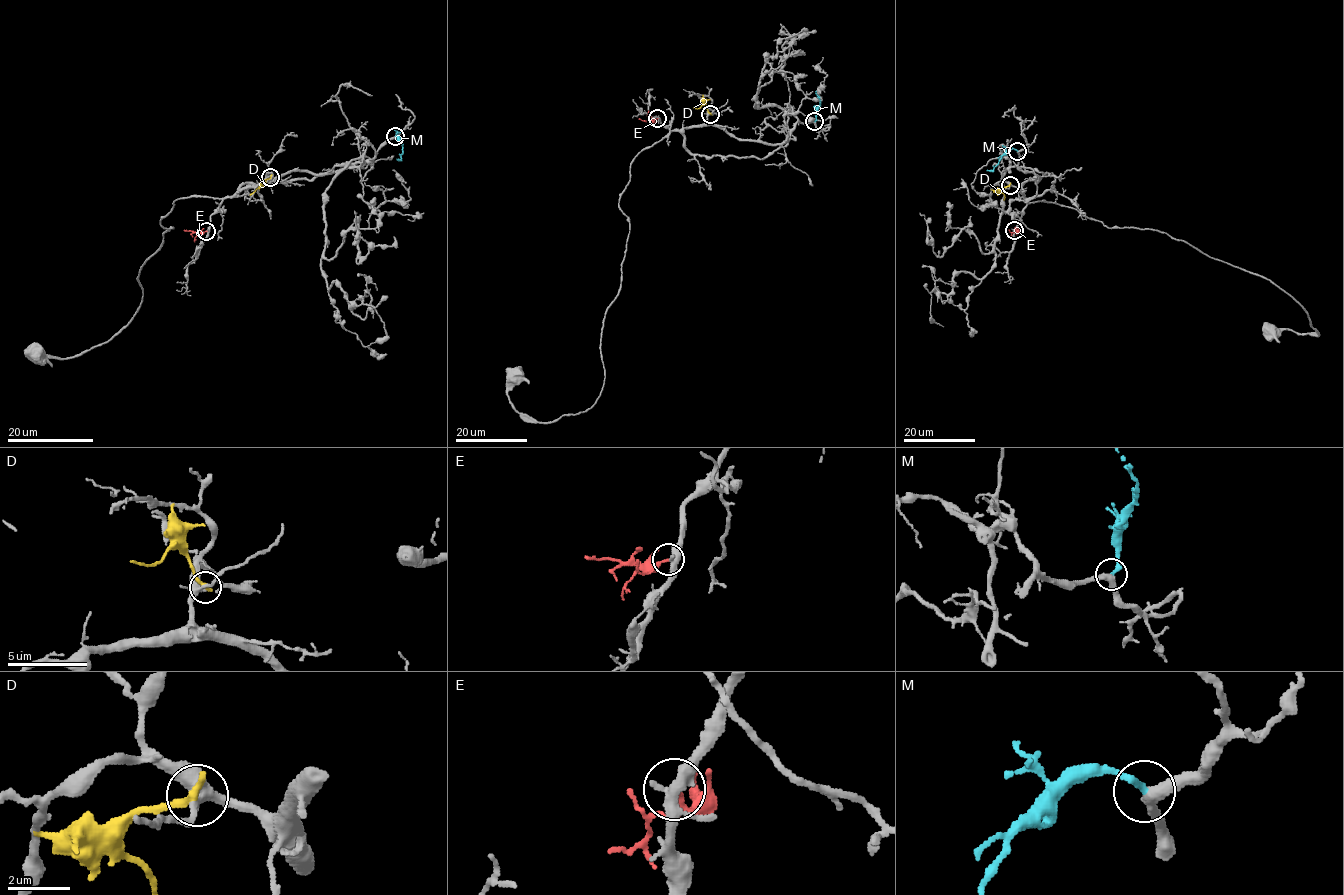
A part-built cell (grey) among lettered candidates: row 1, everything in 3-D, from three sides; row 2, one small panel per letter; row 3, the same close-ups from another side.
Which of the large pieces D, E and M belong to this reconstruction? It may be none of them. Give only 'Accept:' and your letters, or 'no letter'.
Accept: M

